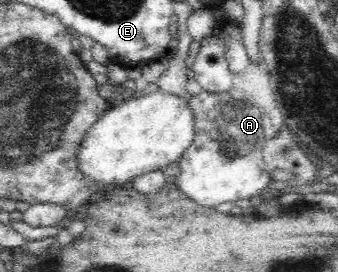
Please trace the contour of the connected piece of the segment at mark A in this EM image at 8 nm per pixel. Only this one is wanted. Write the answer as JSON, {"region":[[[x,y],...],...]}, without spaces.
{"region":[[[251,60],[241,72],[231,71],[230,87],[226,91],[209,92],[201,87],[199,94],[187,97],[193,111],[195,141],[181,155],[181,176],[176,182],[183,193],[187,193],[197,204],[212,208],[223,202],[234,203],[244,198],[252,200],[268,189],[271,178],[264,166],[263,146],[273,137],[279,136],[280,125],[277,122],[283,120],[283,115],[275,112],[276,102],[272,92],[273,88],[263,65]]]}

